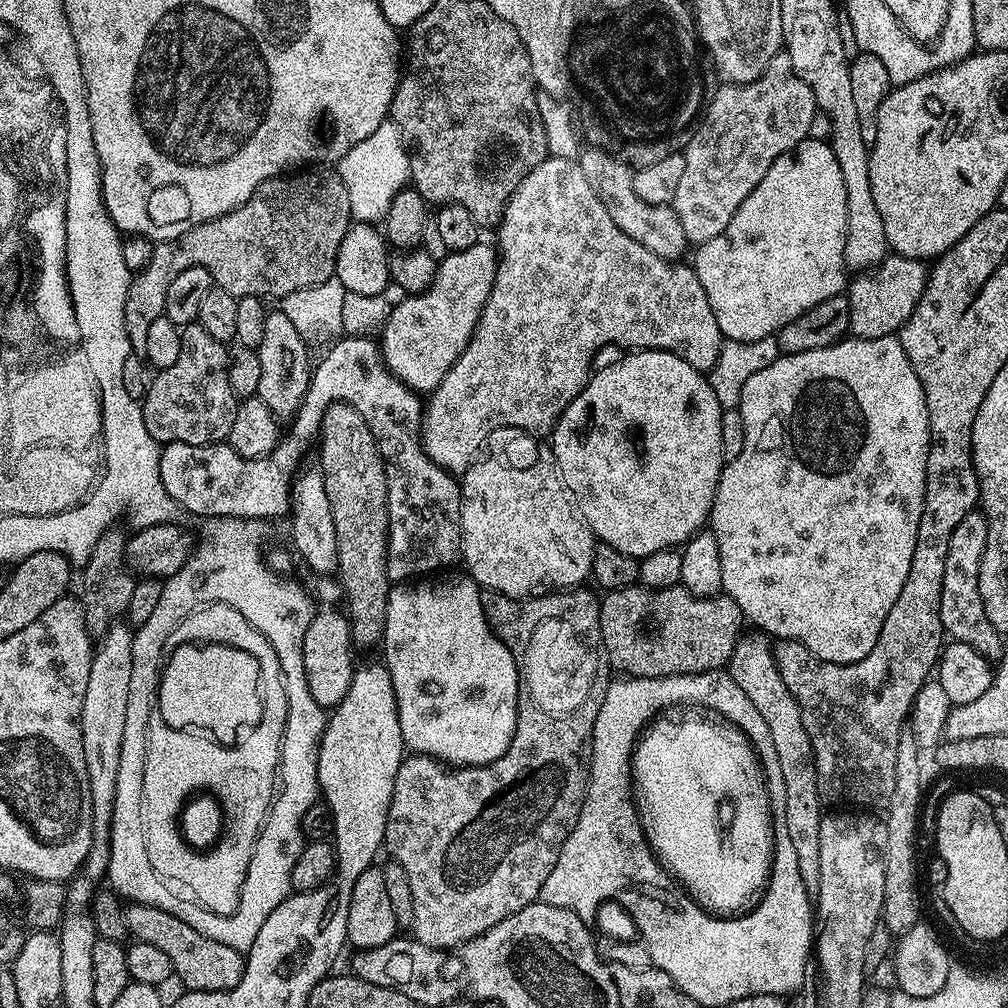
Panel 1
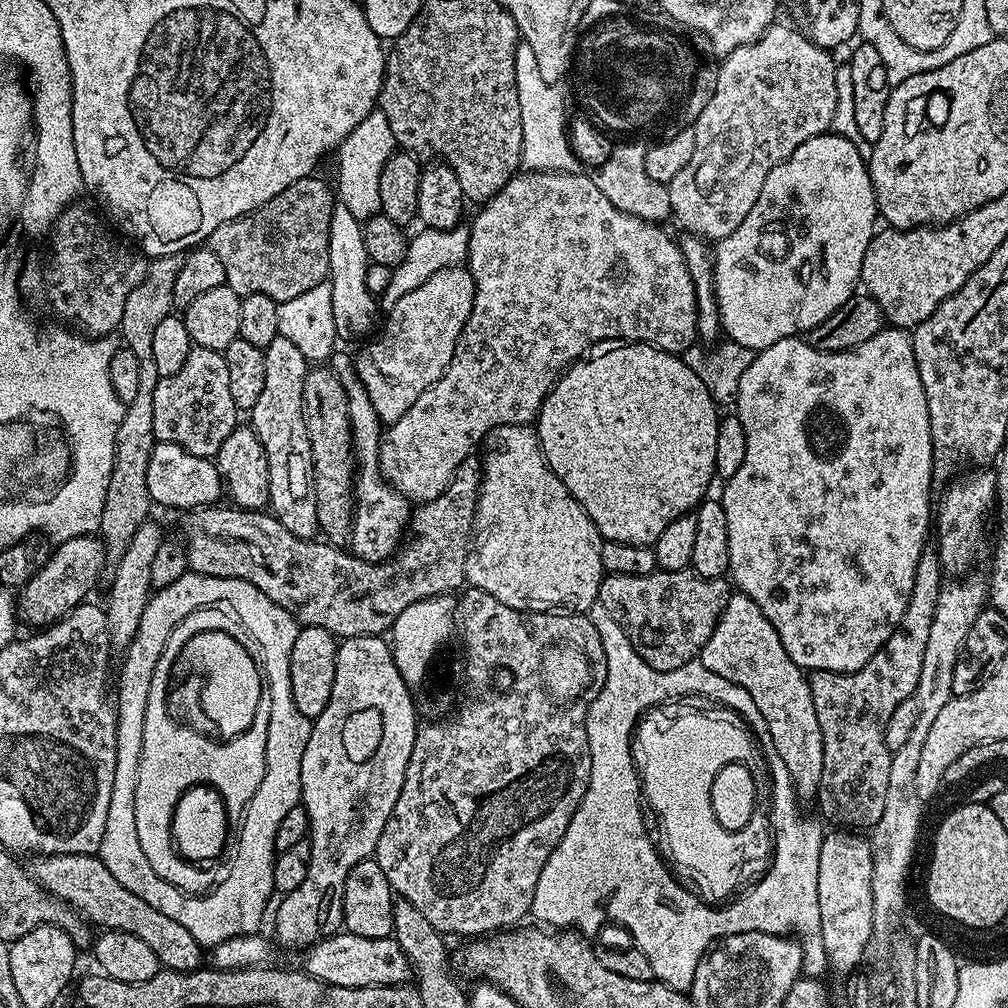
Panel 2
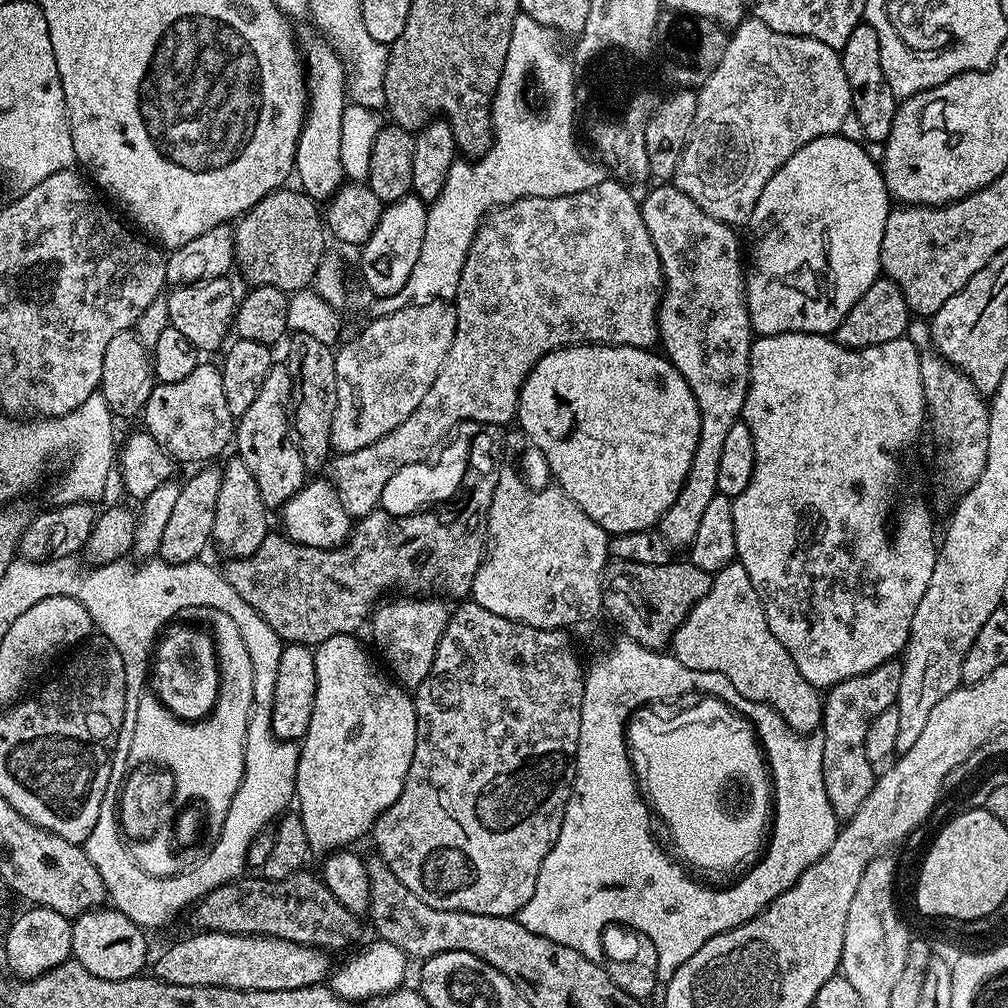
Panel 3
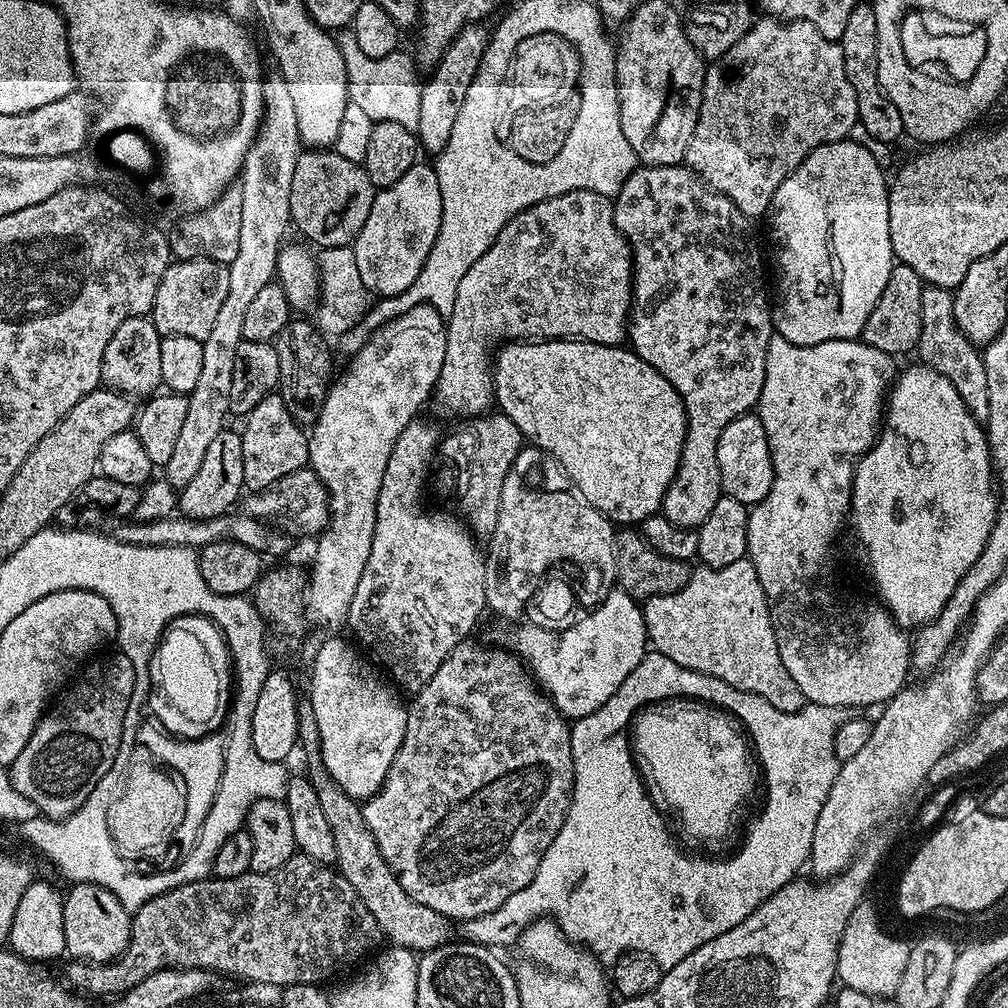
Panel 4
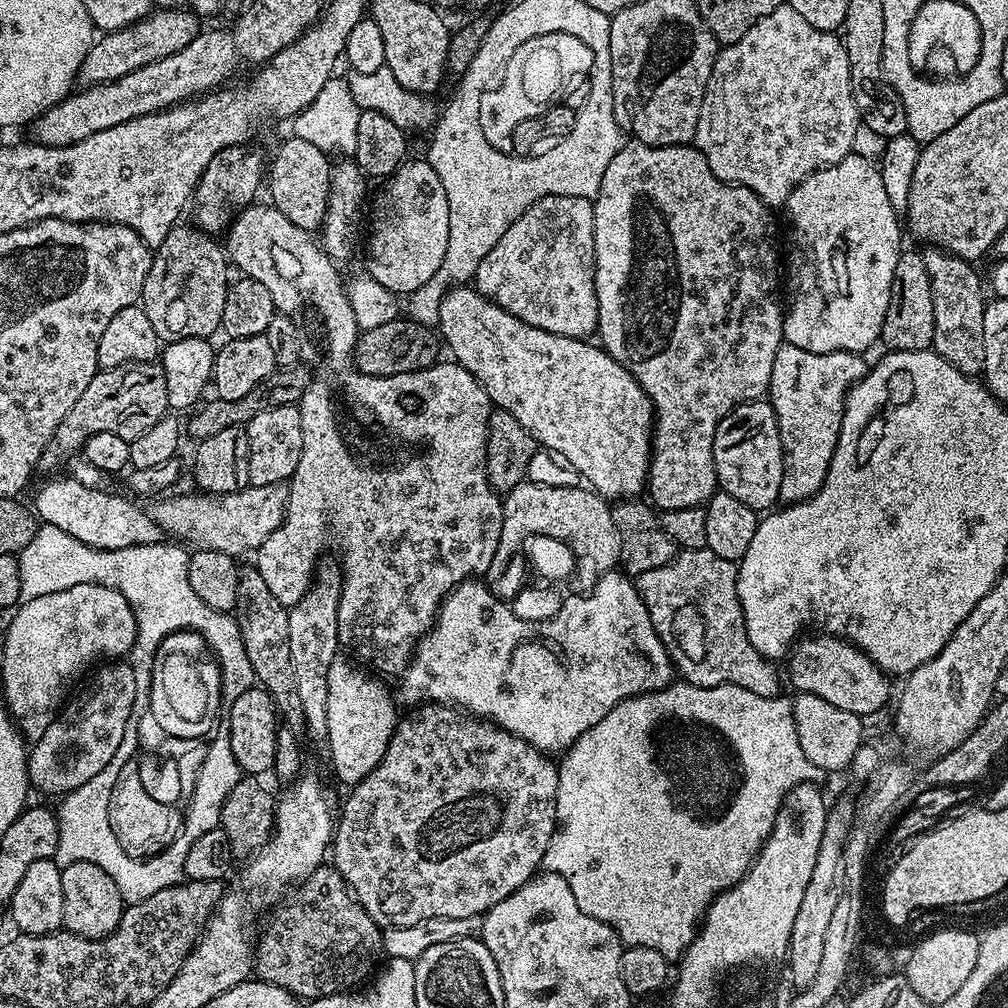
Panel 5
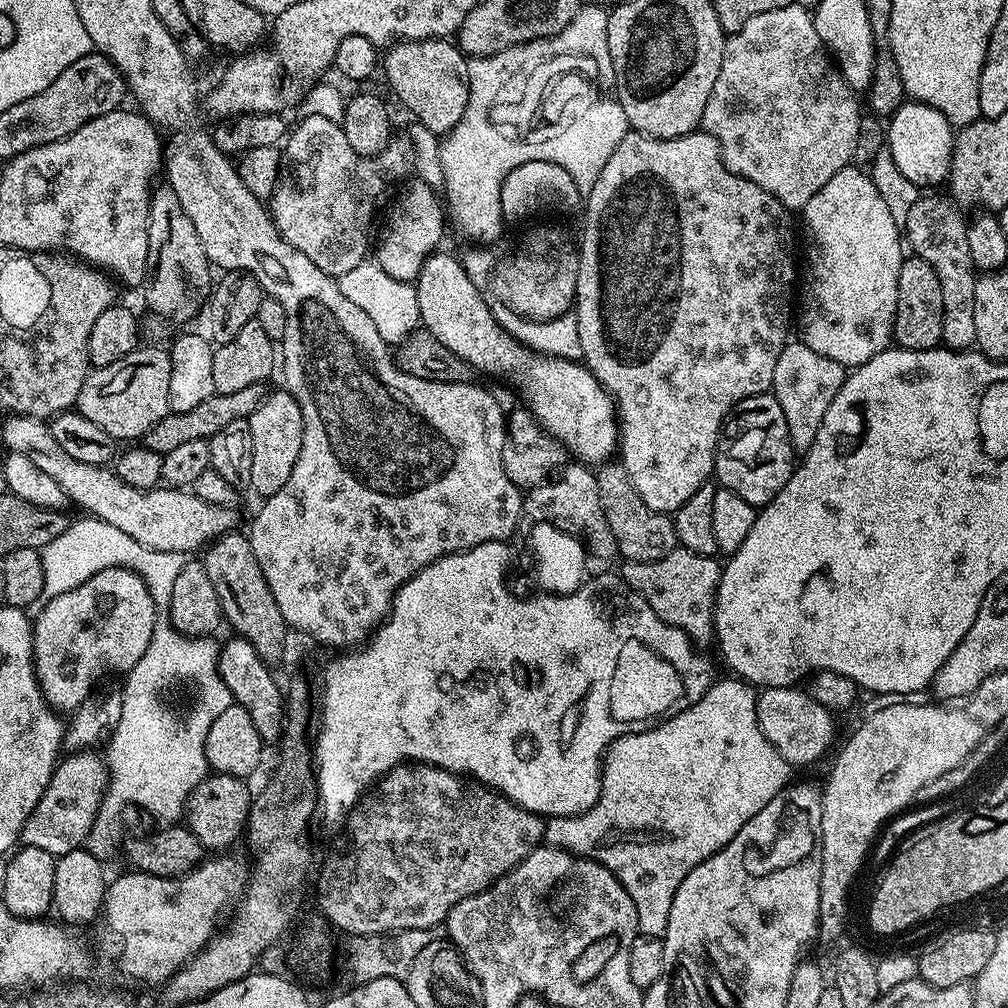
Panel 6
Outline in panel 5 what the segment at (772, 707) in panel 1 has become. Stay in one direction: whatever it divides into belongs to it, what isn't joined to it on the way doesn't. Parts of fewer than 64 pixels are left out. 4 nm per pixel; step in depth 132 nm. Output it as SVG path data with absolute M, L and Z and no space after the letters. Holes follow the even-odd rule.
M708 547L681 551L666 566L634 580L662 646L687 683L707 688L733 684L774 700L781 695L777 665L758 654L746 634L737 582L737 561L718 558Z

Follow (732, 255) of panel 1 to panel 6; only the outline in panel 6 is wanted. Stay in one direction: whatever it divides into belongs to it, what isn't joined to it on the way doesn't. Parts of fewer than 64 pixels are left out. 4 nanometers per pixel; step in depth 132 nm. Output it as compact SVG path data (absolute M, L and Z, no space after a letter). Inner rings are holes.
M849 166L838 170L802 210L804 228L808 231L808 273L803 273L804 297L798 300L799 343L806 345L814 354L830 358L855 370L870 358L889 347L893 339L892 325L896 322L898 306L898 270L902 259L902 228L895 224L886 206L863 167Z

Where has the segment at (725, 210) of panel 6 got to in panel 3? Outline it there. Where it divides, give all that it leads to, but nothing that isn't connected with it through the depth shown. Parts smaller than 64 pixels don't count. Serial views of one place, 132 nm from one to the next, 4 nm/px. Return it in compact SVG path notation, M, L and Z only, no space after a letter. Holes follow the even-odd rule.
M660 182L645 194L639 201L642 222L646 222L646 230L650 230L650 238L654 238L654 248L658 250L658 258L664 275L664 295L660 298L659 347L663 355L686 378L700 411L700 437L698 450L694 452L694 462L690 464L690 474L682 490L678 490L678 498L674 498L674 506L662 514L658 525L662 538L670 542L673 550L691 549L694 537L698 535L698 525L706 510L710 498L718 493L718 462L722 459L722 446L726 442L726 433L741 419L748 383L750 382L750 346L754 339L748 303L744 297L744 281L746 268L742 263L742 240L736 237L737 229L726 222L718 222L718 218L710 218L694 198L676 187L672 182Z

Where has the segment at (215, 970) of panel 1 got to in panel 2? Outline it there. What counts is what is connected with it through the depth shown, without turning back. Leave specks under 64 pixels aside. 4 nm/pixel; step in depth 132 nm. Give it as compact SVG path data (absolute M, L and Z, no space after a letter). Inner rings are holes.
M58 854L57 856L31 857L30 871L42 887L58 899L65 900L69 906L75 908L89 925L100 930L125 932L134 934L134 938L142 938L154 954L158 954L161 965L169 972L192 972L201 967L200 952L202 945L182 926L169 918L167 914L158 914L154 906L149 906L138 894L126 890L110 870L100 861L99 855L93 854Z

